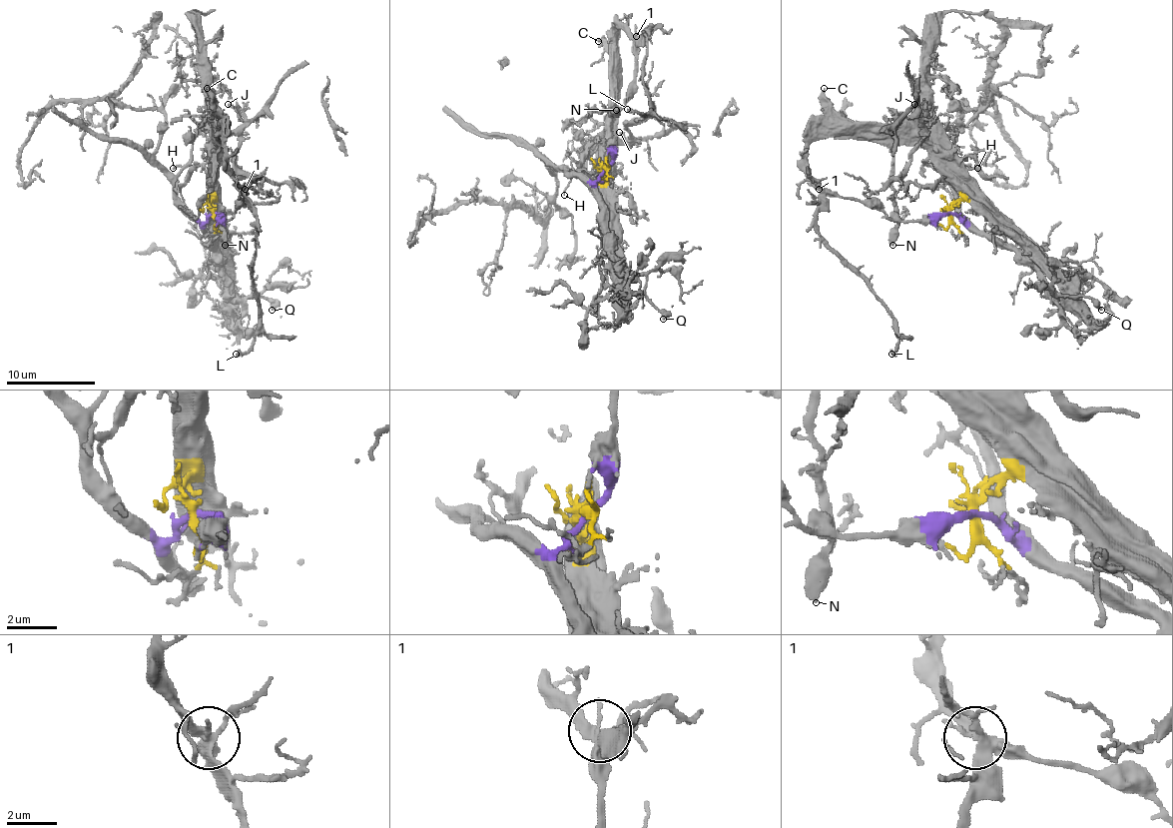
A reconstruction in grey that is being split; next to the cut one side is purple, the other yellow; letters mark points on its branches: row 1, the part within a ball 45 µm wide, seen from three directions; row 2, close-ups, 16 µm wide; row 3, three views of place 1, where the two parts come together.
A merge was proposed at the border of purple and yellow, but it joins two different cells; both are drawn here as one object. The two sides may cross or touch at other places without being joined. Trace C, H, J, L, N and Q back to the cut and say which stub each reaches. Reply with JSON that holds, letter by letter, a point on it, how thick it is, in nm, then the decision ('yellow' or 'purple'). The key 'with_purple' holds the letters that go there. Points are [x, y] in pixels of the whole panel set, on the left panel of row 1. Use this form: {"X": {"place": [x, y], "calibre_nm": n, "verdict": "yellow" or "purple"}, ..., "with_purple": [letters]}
{"C": {"place": [207, 88], "calibre_nm": 280, "verdict": "yellow"}, "H": {"place": [173, 168], "calibre_nm": 110, "verdict": "purple"}, "J": {"place": [228, 104], "calibre_nm": 180, "verdict": "yellow"}, "L": {"place": [236, 354], "calibre_nm": 200, "verdict": "yellow"}, "N": {"place": [225, 245], "calibre_nm": 440, "verdict": "purple"}, "Q": {"place": [272, 310], "calibre_nm": 400, "verdict": "purple"}, "with_purple": ["H", "N", "Q"]}

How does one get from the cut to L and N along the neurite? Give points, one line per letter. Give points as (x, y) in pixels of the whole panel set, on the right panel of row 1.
L: (950, 212), (959, 183), (922, 146), (809, 143), (816, 232), (893, 319), (890, 355)
N: (950, 212), (915, 221), (897, 221), (893, 246)

